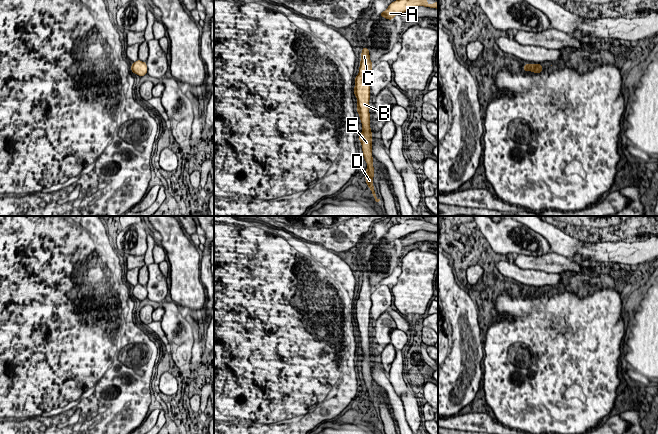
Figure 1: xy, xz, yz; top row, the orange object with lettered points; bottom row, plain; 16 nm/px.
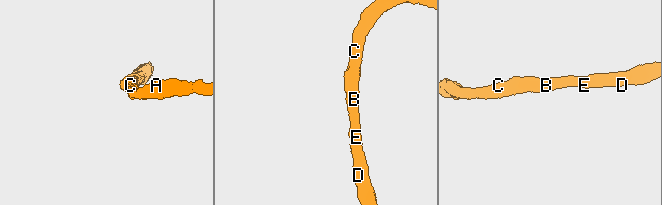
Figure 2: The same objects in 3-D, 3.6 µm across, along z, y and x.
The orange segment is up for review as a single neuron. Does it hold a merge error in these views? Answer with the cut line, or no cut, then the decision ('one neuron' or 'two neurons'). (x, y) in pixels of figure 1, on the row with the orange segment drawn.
no cut; one neuron

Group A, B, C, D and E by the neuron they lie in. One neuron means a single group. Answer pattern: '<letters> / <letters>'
A B C D E

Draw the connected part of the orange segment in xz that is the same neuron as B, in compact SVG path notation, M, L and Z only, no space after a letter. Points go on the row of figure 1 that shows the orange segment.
M365 46L363 47L361 53L361 61L359 67L359 73L355 77L355 87L354 95L357 98L357 112L360 116L360 121L362 123L362 132L359 135L359 141L362 144L363 157L367 163L367 169L365 172L365 179L367 186L372 191L372 196L376 202L380 199L376 197L374 190L374 185L372 183L374 173L373 154L372 154L372 132L370 128L370 85L371 85L371 70L373 64L370 60L369 49Z

